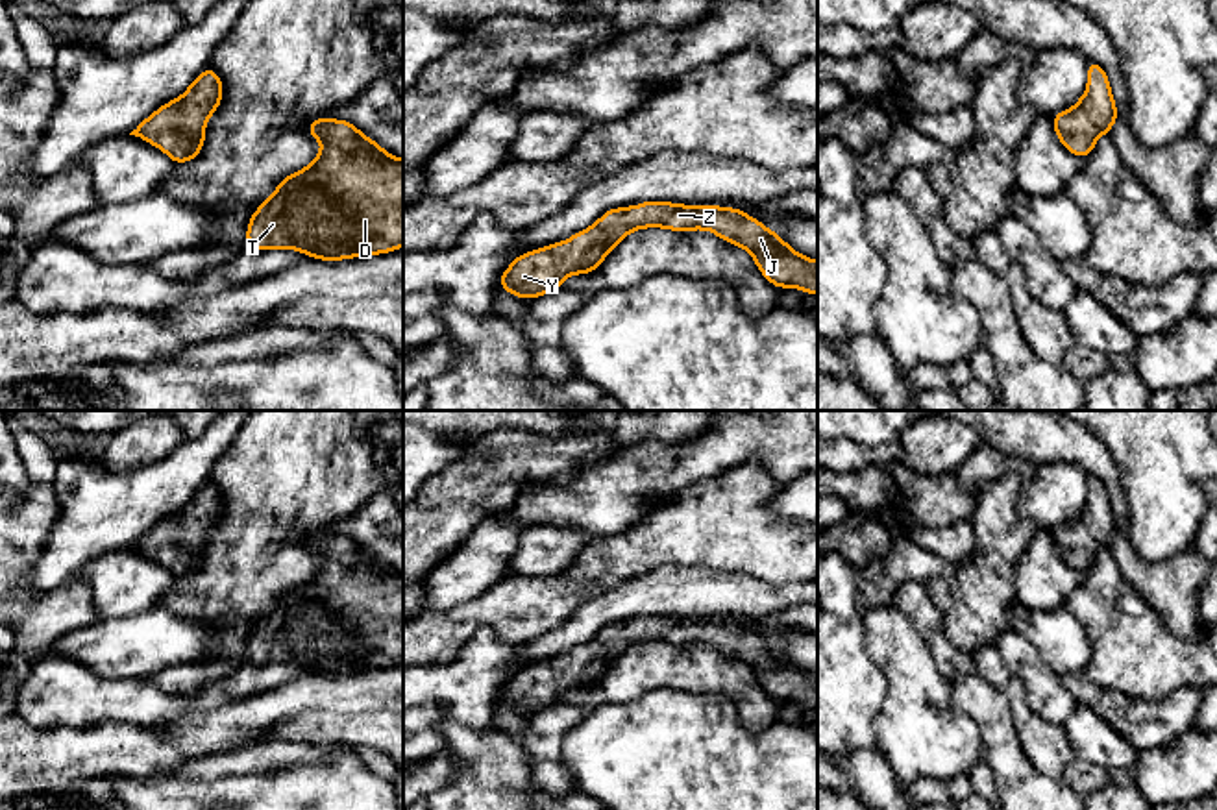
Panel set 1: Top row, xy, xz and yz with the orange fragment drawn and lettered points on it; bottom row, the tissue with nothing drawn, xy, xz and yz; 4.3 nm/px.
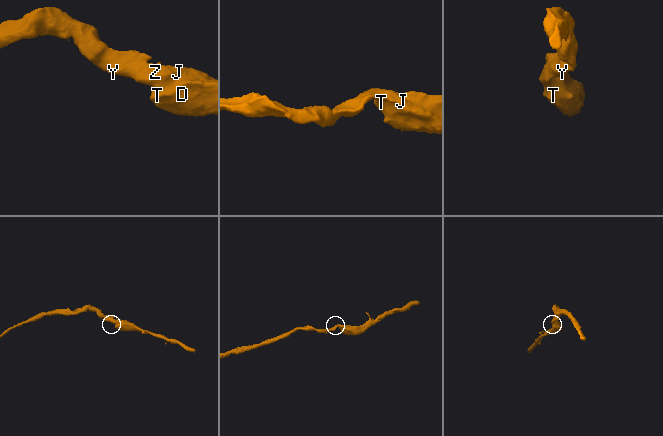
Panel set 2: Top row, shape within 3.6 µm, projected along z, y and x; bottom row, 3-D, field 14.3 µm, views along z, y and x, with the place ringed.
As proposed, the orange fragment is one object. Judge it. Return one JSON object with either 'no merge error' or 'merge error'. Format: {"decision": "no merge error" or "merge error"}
{"decision": "no merge error"}

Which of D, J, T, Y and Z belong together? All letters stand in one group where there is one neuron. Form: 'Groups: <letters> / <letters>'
Groups: D J T Y Z

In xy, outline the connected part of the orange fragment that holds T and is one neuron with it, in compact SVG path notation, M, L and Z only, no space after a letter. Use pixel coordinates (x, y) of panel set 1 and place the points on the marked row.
M316 118L309 135L322 142L318 157L300 172L287 176L274 194L257 207L248 222L246 244L255 250L300 250L322 261L388 253L403 246L403 159L387 153L346 120Z

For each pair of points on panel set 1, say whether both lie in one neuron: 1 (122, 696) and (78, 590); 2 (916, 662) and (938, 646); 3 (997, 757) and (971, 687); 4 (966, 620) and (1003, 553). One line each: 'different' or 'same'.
1: different
2: different
3: same
4: same

